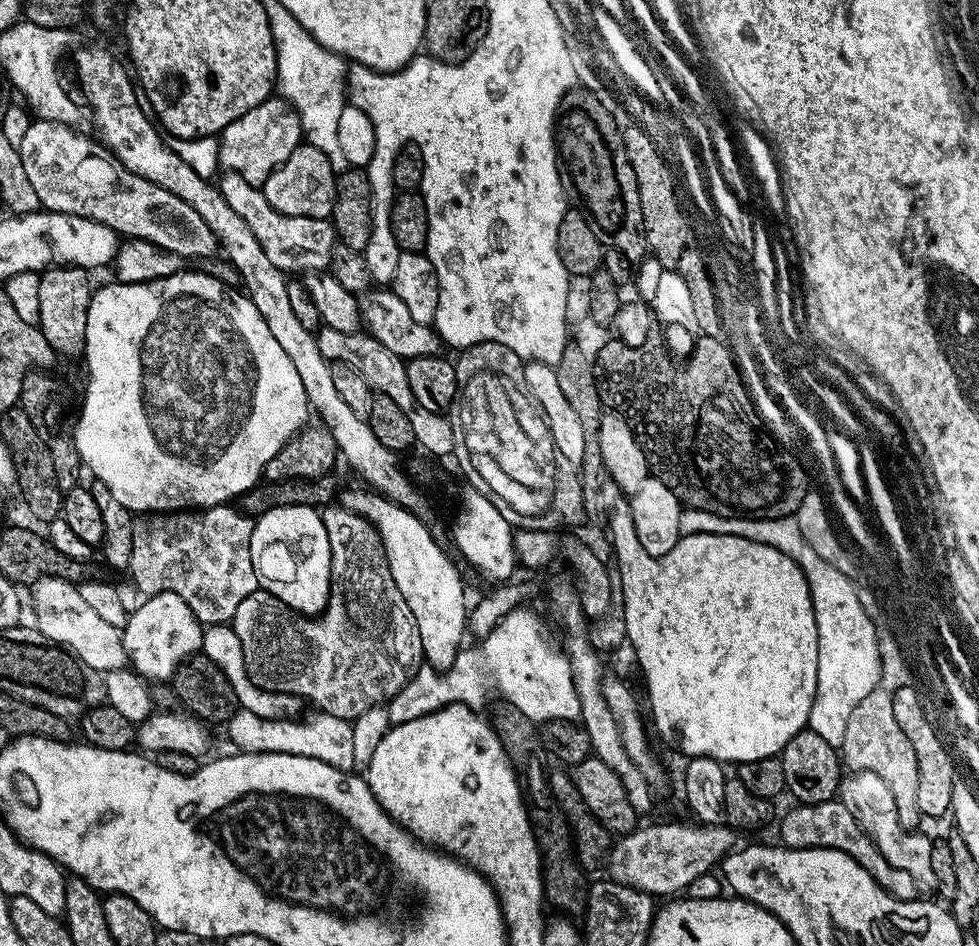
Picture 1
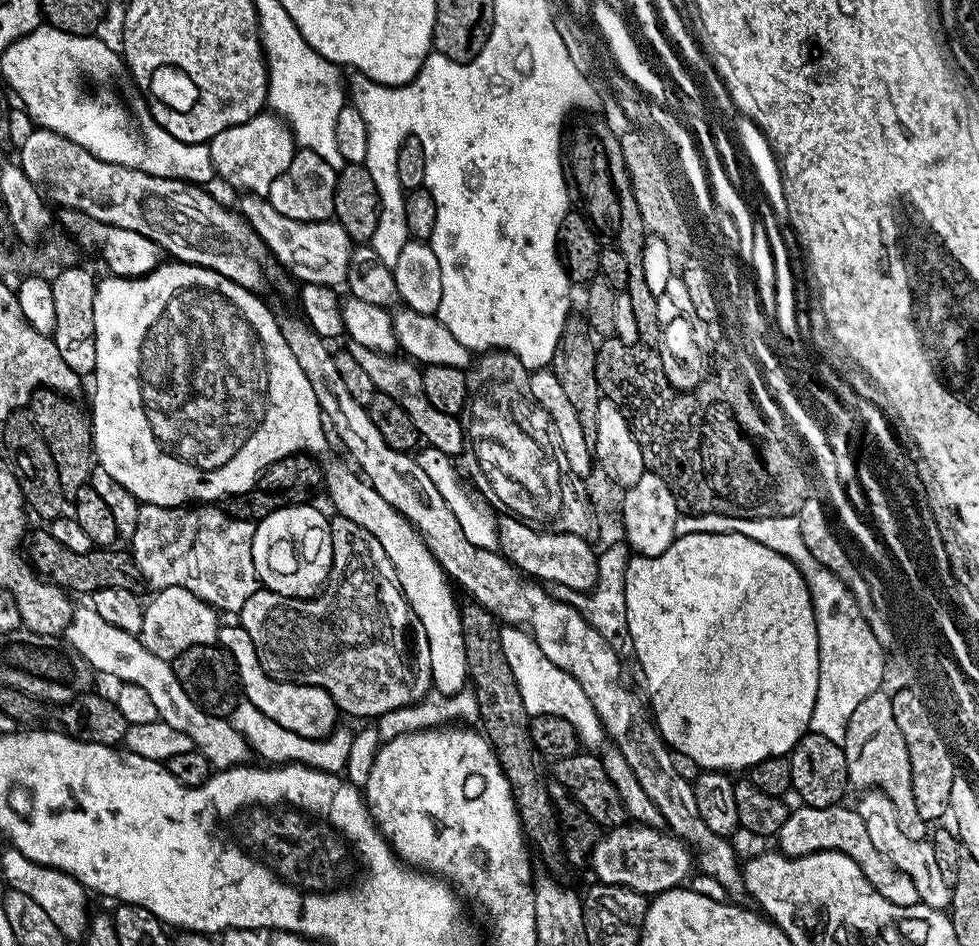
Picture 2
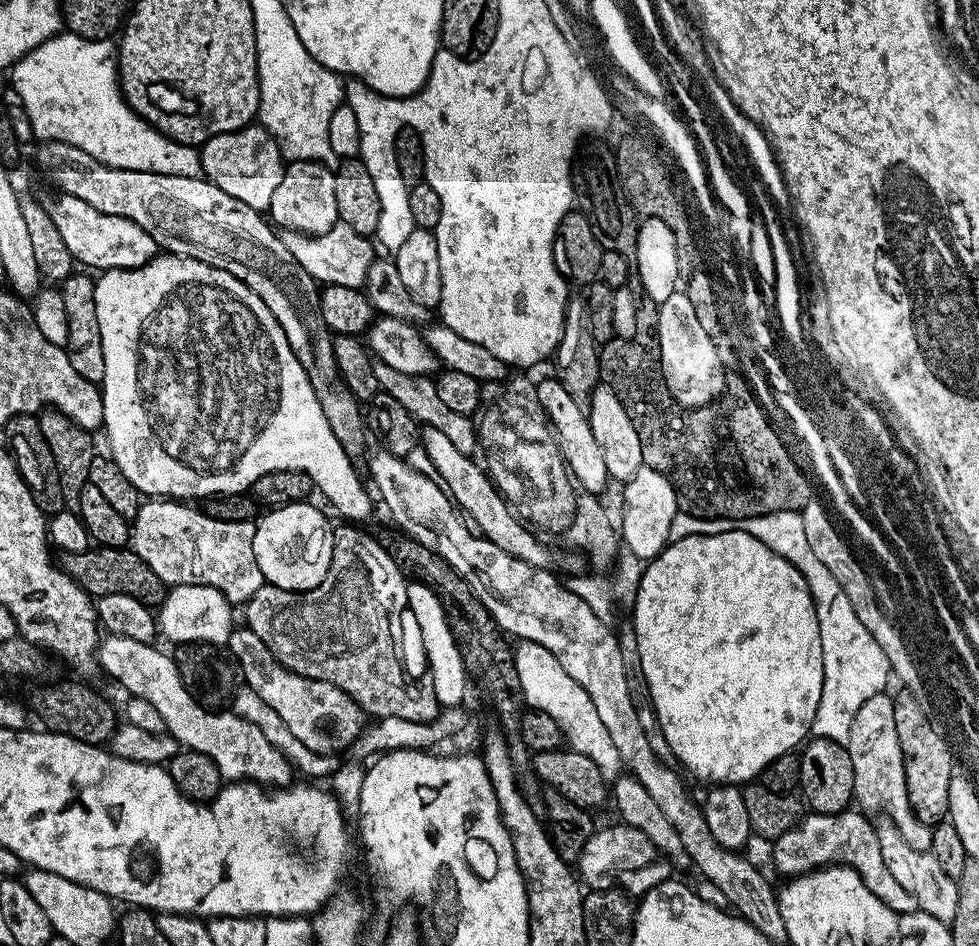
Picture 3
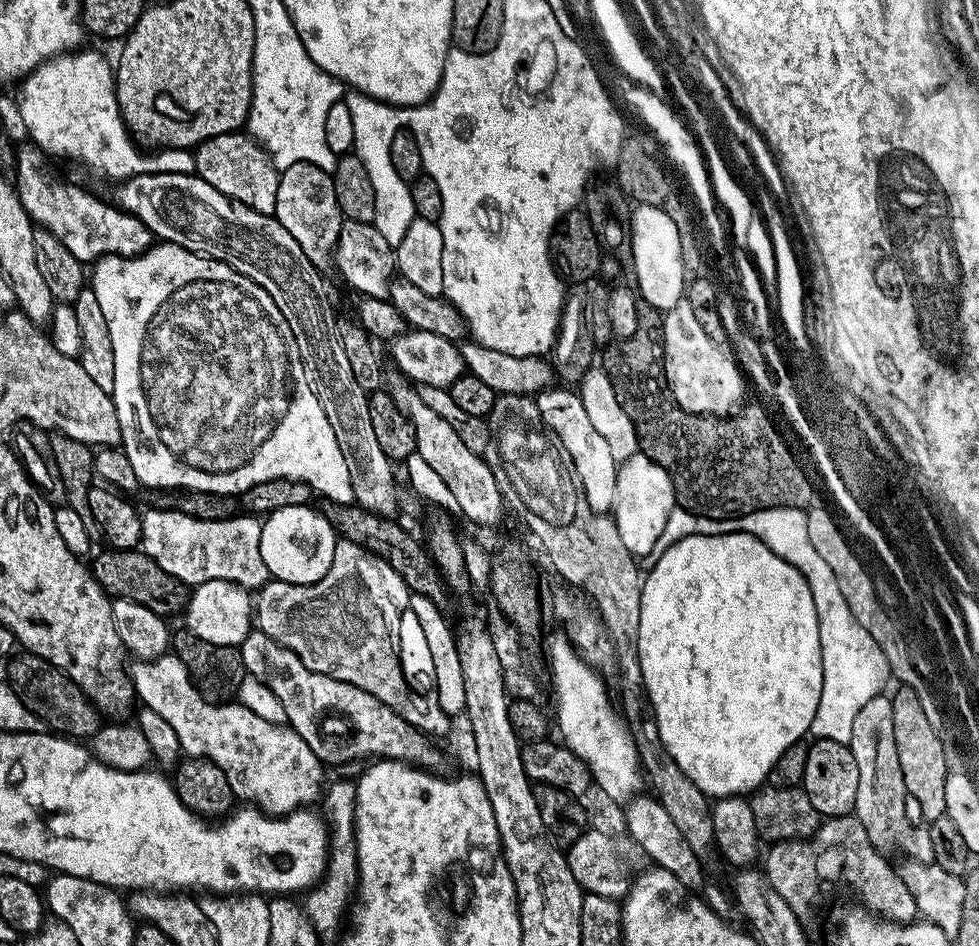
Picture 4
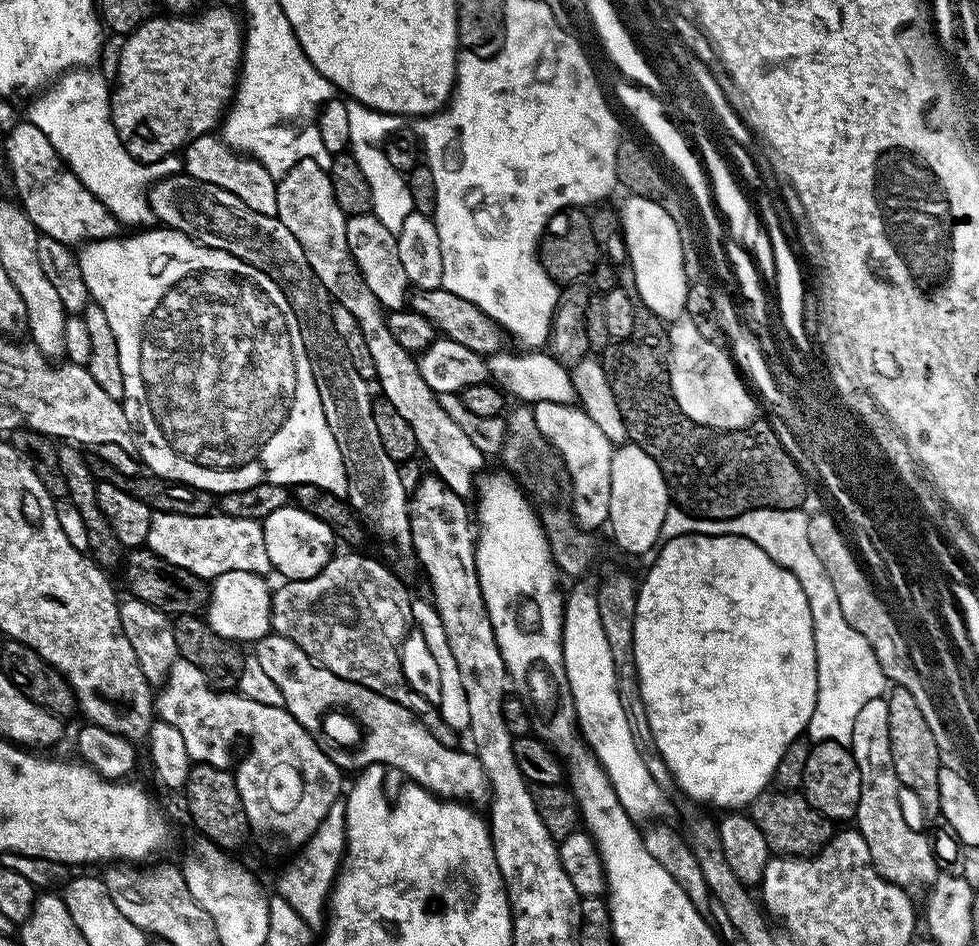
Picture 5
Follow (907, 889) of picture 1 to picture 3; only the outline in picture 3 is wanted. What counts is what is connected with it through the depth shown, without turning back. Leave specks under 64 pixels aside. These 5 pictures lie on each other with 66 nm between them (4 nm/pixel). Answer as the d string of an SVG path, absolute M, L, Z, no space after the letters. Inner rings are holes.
M845 810L826 814L812 812L800 819L793 828L786 830L777 840L771 841L772 864L784 875L784 878L802 876L805 872L825 866L847 866L870 886L870 894L882 898L886 906L895 912L917 911L916 899L906 886L901 886L898 878L890 874L886 858L882 858L882 846L876 833L876 824L863 811Z

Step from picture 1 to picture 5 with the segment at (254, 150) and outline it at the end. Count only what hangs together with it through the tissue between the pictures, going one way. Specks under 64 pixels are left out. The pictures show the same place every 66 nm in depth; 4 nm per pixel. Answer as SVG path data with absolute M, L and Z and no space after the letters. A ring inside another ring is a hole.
M209 134L194 138L194 142L190 142L187 148L183 149L182 168L200 184L220 187L237 195L255 213L270 216L278 214L277 181L258 161L243 152L235 152L219 135Z

